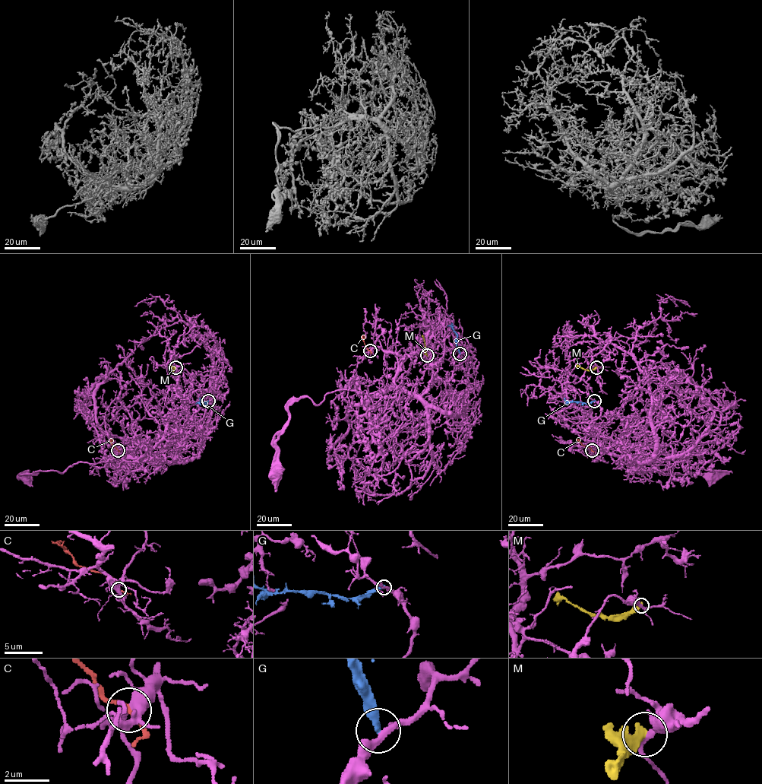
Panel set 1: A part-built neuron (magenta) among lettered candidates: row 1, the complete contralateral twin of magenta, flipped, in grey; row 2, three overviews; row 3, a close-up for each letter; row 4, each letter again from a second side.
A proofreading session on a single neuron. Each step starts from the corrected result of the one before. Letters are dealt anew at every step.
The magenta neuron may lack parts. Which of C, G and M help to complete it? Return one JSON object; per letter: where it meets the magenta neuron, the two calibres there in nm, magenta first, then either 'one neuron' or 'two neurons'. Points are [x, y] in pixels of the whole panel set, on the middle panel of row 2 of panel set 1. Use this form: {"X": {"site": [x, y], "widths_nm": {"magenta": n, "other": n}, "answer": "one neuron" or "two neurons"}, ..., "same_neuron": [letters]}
{"C": {"site": [370, 350], "widths_nm": {"magenta": 400, "other": 180}, "answer": "two neurons"}, "G": {"site": [460, 353], "widths_nm": {"magenta": 220, "other": 320}, "answer": "two neurons"}, "M": {"site": [427, 355], "widths_nm": {"magenta": 200, "other": 320}, "answer": "two neurons"}, "same_neuron": []}

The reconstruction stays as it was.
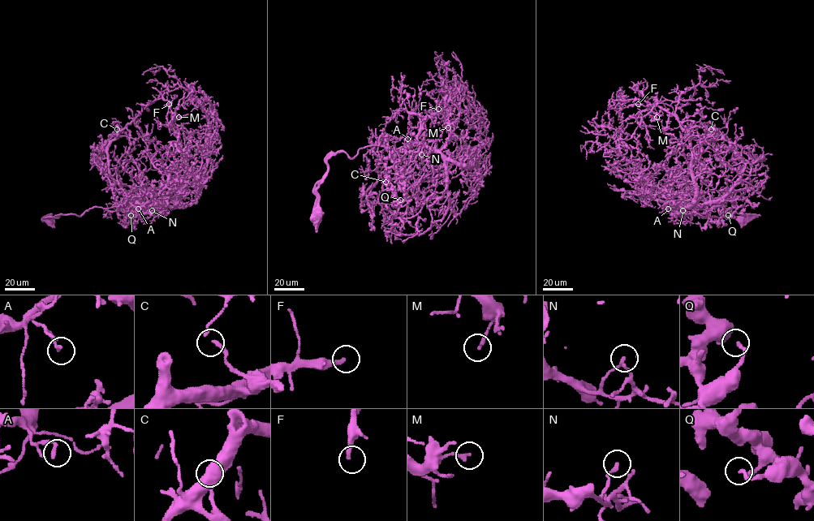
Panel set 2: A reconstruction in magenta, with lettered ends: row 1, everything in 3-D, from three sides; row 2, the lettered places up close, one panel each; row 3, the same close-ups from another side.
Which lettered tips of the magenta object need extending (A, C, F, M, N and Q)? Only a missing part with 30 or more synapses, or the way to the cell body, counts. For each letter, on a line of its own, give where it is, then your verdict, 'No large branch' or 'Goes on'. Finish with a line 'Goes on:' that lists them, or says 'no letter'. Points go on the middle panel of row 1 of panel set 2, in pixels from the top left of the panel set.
A: Place: (407, 139). No large branch
C: Place: (385, 182). No large branch
F: Place: (438, 109). Goes on
M: Place: (448, 127). No large branch
N: Place: (421, 154). No large branch
Q: Place: (400, 200). No large branch
Goes on: F

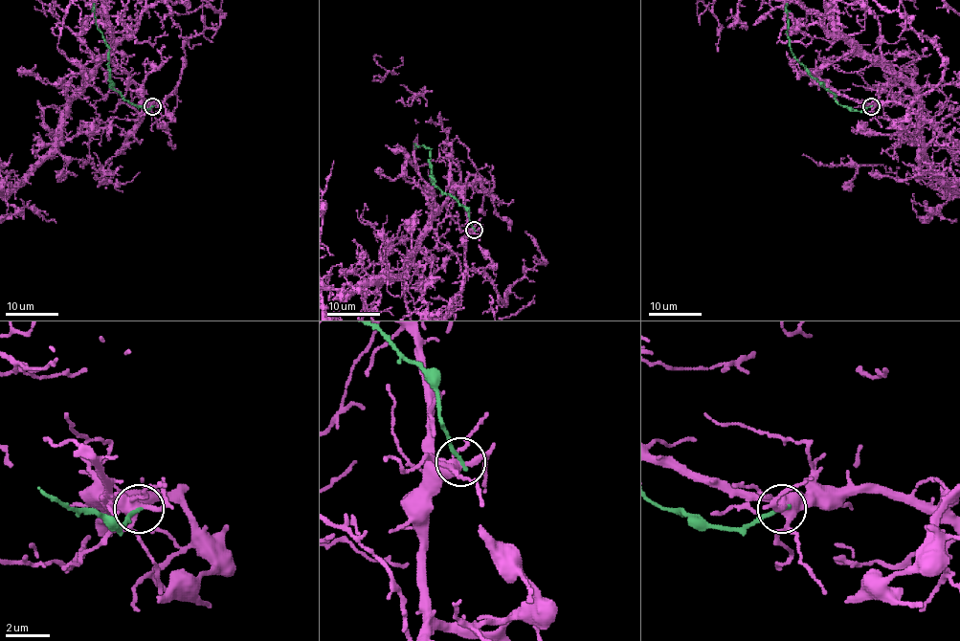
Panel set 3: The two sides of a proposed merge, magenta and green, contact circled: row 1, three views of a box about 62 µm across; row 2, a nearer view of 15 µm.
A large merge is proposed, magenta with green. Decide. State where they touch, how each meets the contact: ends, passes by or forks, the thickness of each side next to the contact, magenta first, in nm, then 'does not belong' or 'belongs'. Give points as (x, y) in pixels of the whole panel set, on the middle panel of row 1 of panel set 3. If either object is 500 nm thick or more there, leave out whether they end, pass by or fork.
(474, 230) | magenta forks | green ends | 400/170 nm | does not belong

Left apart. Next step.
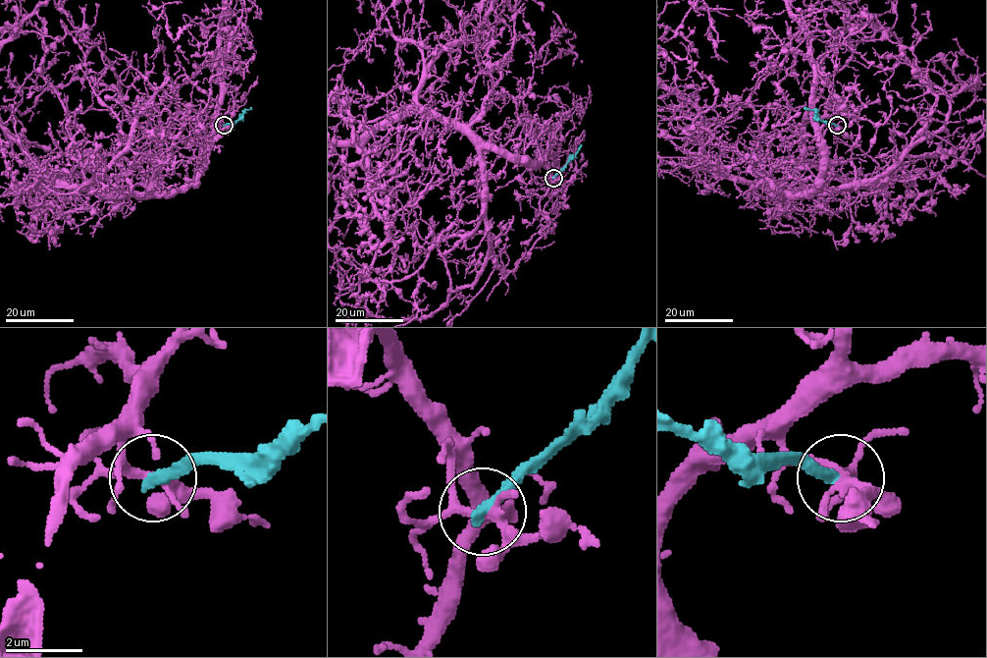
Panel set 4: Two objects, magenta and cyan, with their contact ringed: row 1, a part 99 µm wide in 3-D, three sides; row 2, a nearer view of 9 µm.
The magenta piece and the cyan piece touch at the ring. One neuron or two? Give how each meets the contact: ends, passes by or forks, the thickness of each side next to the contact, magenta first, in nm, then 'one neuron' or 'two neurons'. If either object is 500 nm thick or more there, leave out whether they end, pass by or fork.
magenta forks; cyan ends; calibres 200 and 320 nm; two neurons

